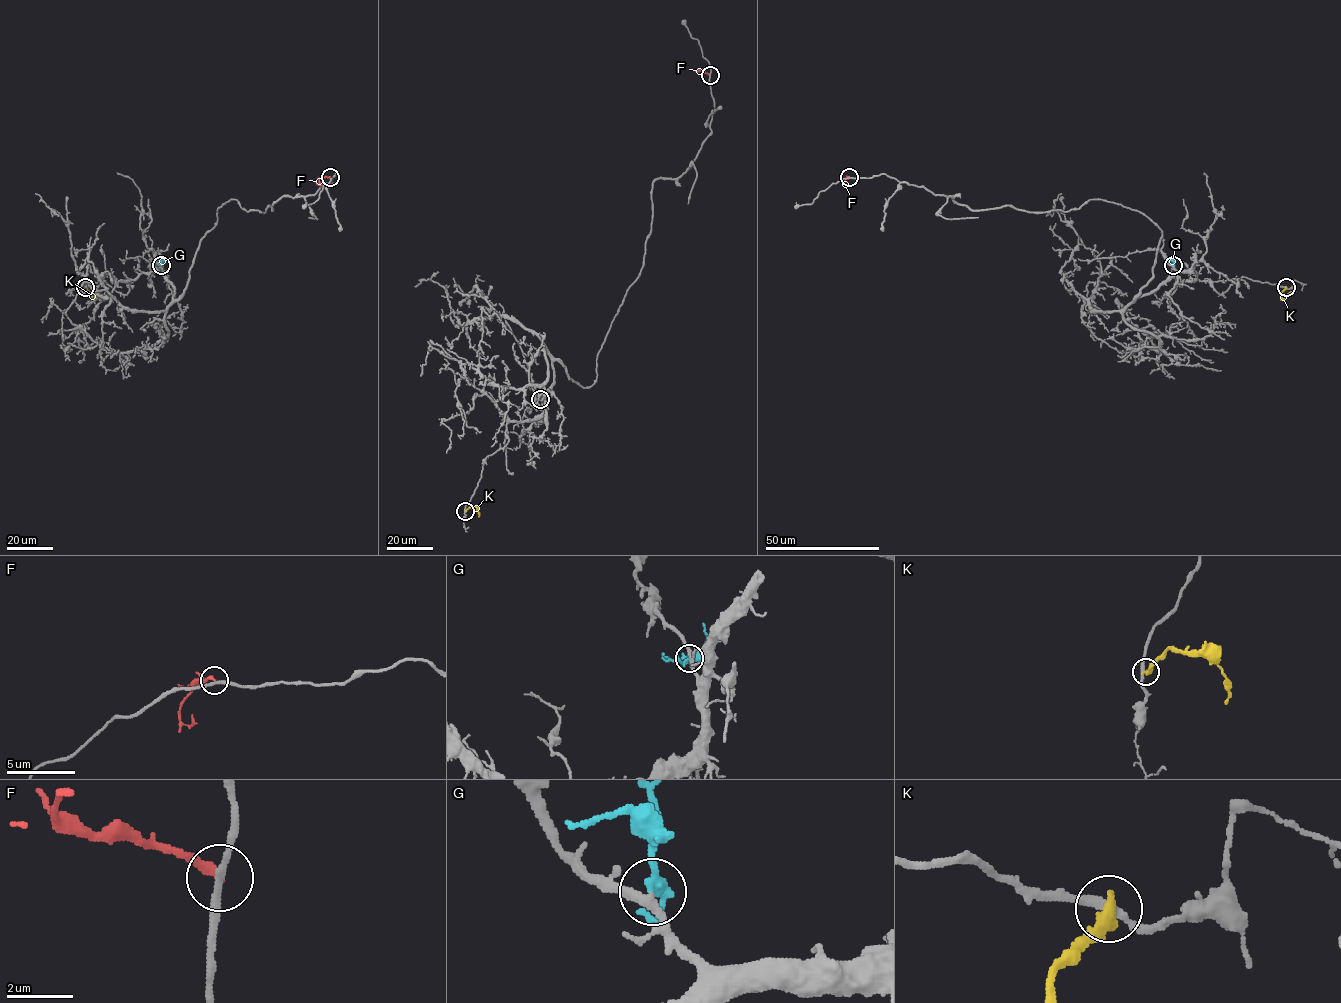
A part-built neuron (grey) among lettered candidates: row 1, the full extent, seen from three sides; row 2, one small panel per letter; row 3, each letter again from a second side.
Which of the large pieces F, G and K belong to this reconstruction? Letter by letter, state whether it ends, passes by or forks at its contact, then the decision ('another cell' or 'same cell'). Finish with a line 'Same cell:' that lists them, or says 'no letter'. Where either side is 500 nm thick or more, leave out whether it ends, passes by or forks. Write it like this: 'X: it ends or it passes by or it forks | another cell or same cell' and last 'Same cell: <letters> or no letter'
F: it ends | another cell
G: it forks | same cell
K: it ends | another cell
Same cell: G

